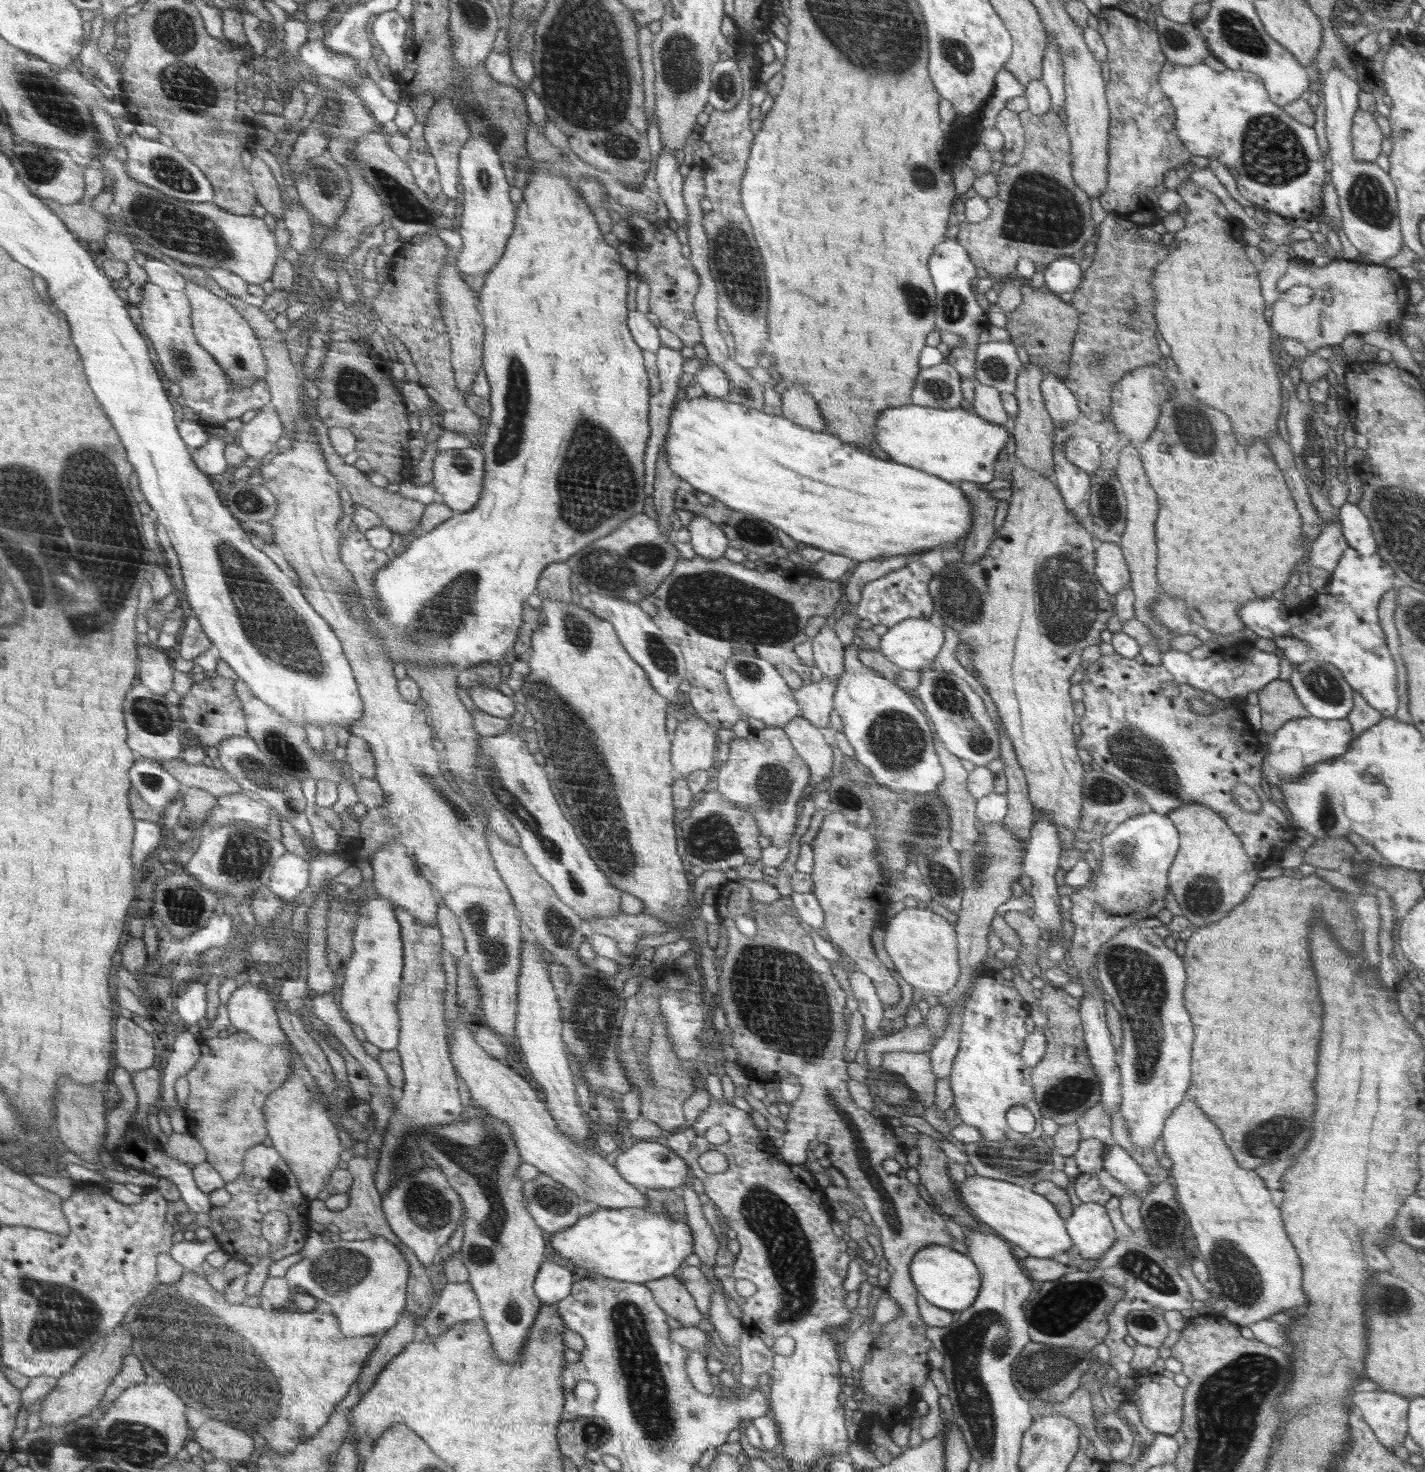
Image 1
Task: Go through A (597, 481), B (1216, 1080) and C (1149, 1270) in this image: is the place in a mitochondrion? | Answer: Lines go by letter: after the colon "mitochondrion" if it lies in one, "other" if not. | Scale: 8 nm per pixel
A: mitochondrion
B: other
C: mitochondrion

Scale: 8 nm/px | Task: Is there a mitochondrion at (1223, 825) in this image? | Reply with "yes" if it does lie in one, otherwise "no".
no

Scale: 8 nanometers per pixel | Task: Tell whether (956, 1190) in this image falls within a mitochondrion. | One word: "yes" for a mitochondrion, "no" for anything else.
no

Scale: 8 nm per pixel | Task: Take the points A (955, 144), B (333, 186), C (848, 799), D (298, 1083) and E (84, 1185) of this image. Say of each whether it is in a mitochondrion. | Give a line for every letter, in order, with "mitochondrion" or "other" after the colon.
A: other
B: mitochondrion
C: mitochondrion
D: mitochondrion
E: other

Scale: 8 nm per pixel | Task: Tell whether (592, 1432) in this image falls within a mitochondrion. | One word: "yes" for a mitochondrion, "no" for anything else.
yes

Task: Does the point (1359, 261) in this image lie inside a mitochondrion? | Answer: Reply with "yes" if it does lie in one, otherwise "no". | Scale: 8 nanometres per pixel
no

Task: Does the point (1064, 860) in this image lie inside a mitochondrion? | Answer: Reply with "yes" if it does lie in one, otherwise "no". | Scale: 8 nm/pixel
no

